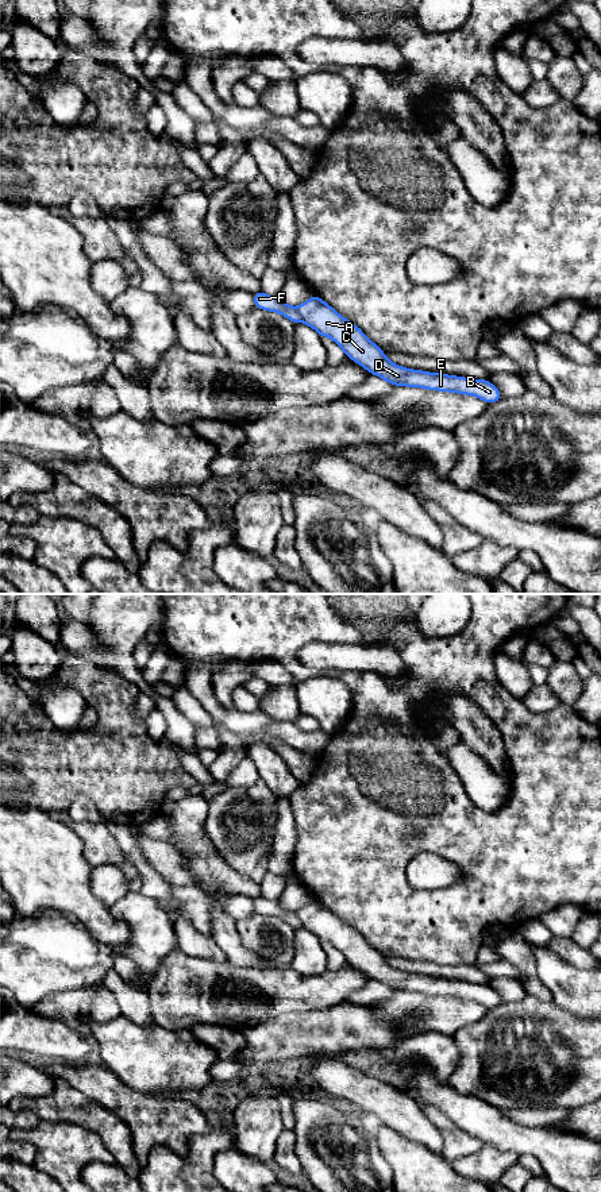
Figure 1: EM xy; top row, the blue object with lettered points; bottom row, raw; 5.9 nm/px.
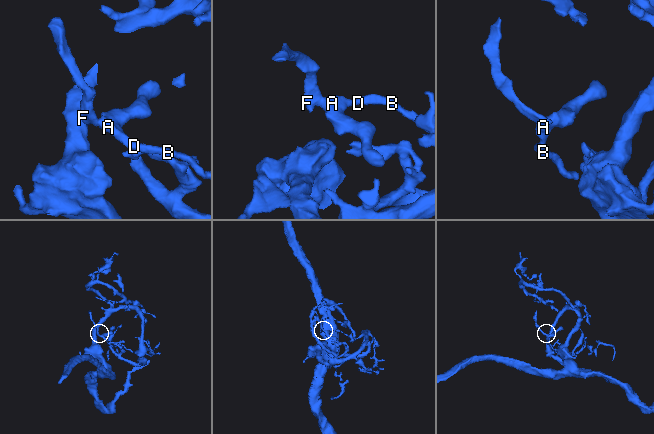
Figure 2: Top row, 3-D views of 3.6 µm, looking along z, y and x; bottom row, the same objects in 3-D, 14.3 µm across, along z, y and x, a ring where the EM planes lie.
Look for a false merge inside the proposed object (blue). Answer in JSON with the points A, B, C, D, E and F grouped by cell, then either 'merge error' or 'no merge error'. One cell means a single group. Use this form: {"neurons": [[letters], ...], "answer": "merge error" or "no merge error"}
{"neurons": [["A", "B", "C", "D", "E"], ["F"]], "answer": "merge error"}

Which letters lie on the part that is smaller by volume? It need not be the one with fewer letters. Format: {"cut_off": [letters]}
{"cut_off": ["F"]}

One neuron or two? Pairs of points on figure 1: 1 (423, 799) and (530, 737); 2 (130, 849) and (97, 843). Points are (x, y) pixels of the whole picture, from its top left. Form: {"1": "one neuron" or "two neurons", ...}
{"1": "one neuron", "2": "two neurons"}

